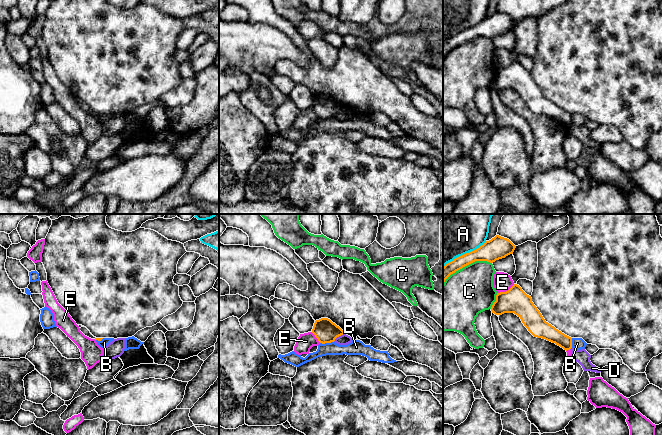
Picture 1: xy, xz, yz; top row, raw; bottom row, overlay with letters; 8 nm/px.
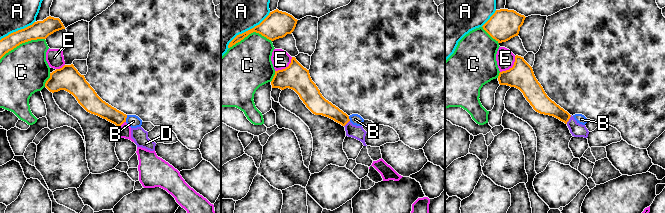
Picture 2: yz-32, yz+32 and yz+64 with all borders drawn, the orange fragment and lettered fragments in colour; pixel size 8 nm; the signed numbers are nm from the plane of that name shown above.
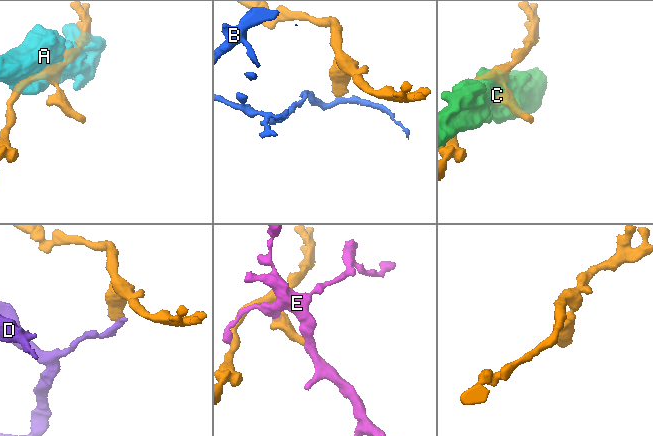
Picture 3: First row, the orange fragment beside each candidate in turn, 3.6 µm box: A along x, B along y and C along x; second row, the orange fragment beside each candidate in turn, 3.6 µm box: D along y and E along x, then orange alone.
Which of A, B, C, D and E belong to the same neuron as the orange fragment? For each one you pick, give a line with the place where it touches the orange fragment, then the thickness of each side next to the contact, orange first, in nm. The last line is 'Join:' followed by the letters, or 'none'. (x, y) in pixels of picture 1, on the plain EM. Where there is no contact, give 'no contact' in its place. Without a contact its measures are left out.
Join: none

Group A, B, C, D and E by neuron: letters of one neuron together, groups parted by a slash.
A / B / C / D / E

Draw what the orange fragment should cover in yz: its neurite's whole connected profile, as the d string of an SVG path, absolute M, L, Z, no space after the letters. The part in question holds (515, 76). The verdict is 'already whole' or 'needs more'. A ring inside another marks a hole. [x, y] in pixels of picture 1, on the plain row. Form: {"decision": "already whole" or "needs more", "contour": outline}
{"decision": "already whole", "contour": "M517 60L506 68L497 69L491 87L499 92L504 89L514 89L534 113L555 119L566 127L572 124L572 114L546 98L532 78L531 72Z"}

